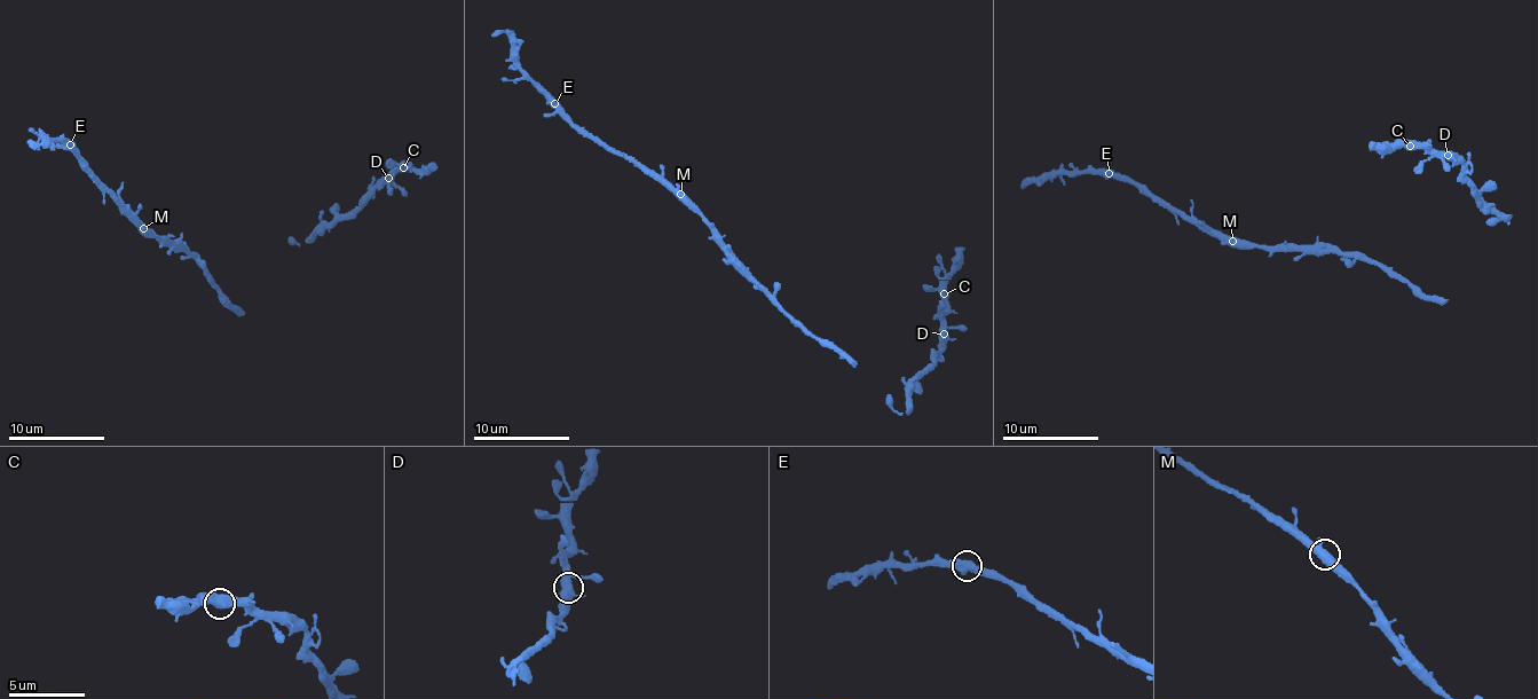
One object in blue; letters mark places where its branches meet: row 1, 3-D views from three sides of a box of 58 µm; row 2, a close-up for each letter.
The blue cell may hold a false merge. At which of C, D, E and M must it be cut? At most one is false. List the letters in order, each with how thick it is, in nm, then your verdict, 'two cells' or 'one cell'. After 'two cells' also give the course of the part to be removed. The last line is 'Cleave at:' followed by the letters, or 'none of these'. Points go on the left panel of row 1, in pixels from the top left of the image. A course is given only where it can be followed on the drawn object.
C: 480 nm | one cell
D: 480 nm | one cell
E: 500 nm | one cell
M: 480 nm | one cell
Cleave at: none of these

